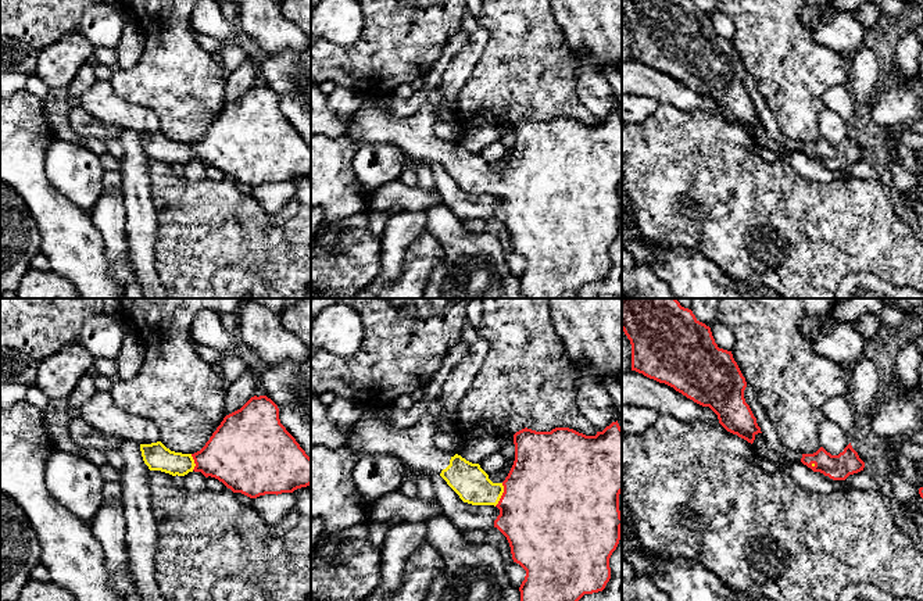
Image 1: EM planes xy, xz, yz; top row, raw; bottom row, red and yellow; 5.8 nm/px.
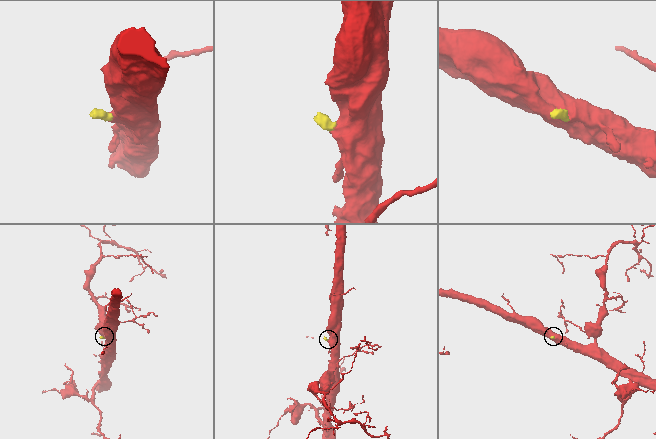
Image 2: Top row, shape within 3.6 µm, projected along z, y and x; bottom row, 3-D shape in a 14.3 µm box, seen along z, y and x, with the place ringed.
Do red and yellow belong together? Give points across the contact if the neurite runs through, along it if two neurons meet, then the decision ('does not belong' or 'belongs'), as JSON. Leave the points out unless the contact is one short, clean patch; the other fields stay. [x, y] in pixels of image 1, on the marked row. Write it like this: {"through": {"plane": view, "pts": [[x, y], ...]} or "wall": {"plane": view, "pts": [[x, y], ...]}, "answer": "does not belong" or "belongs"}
{"through": {"plane": "xz", "pts": [[543, 510], [526, 498], [503, 494], [485, 493], [472, 485]]}, "answer": "belongs"}

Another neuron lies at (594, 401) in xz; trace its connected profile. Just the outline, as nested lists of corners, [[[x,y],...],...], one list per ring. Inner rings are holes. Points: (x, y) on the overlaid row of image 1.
[[[575,364],[577,390],[576,398],[582,414],[597,432],[602,432],[618,421],[616,407],[612,397],[591,373]]]

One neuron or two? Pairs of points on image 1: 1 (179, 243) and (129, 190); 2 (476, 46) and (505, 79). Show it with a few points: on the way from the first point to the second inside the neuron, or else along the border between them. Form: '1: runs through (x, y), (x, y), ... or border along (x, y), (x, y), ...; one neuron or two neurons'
1: border along (149, 186), (157, 224), (154, 250); two neurons
2: border along (478, 21), (487, 31), (489, 40), (465, 81); two neurons

